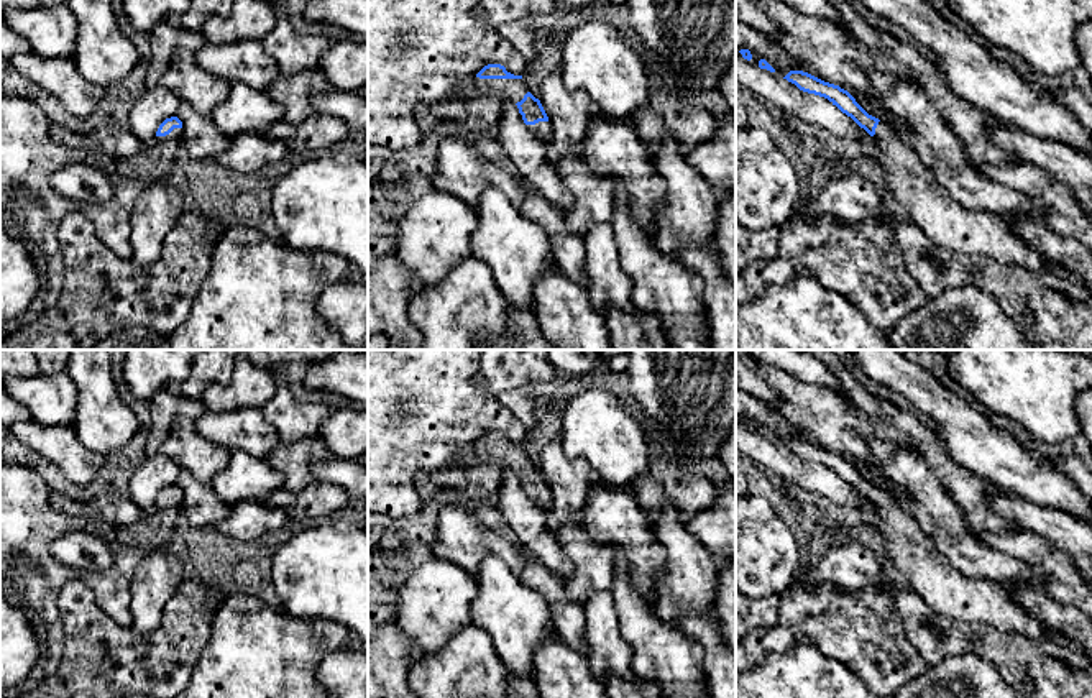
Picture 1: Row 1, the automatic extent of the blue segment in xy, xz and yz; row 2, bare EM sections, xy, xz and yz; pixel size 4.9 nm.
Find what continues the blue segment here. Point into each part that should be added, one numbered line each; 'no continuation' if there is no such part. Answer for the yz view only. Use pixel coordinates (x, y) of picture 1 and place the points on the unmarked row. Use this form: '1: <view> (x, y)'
1: yz (949, 592)

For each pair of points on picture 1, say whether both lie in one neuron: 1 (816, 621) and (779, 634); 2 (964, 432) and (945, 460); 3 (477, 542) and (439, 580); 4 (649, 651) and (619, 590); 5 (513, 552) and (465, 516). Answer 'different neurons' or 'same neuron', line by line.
1: different neurons
2: different neurons
3: different neurons
4: same neuron
5: same neuron

